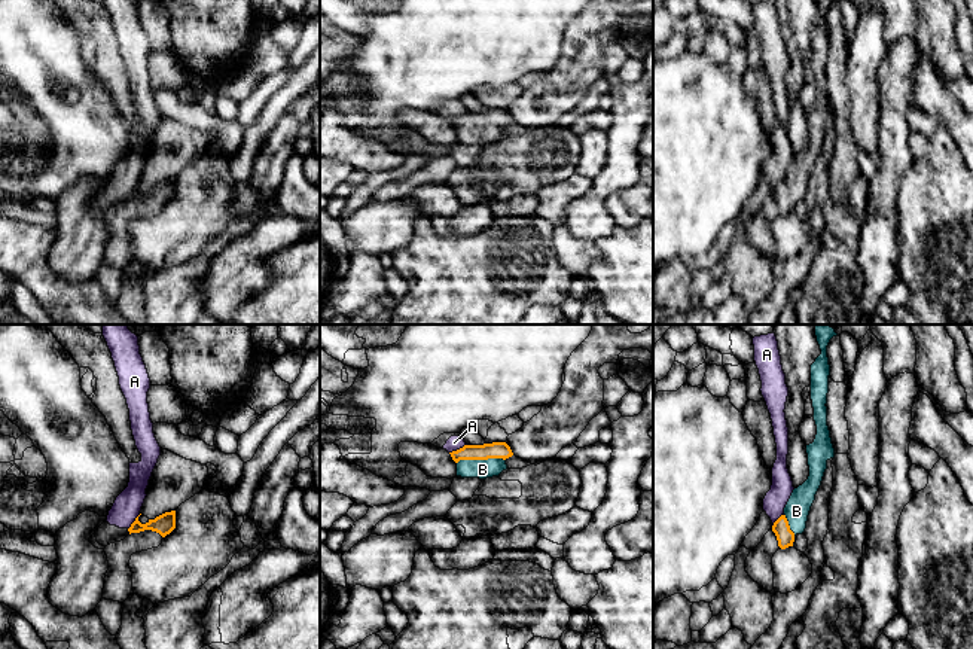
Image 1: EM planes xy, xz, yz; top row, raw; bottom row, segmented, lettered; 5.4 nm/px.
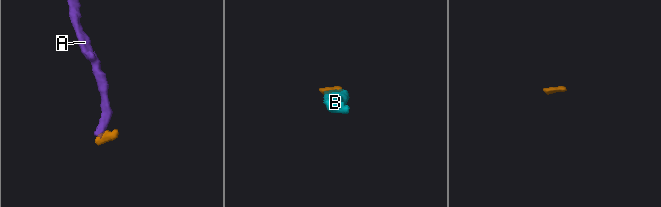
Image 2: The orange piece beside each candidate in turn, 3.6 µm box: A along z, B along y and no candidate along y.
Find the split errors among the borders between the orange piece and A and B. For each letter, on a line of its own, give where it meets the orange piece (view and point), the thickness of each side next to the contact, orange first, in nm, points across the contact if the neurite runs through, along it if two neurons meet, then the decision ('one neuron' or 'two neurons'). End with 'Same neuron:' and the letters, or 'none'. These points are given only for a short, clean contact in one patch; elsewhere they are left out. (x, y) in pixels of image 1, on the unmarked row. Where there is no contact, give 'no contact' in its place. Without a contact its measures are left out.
A: meets orange in xz at (457, 116); 100 nm thick on the orange side, 80 nm on the other; border along xz (466, 110), (450, 119); two neurons
B: meets orange in xz at (481, 125); 100 nm thick on the orange side, 110 nm on the other; runs through xz (497, 116), (488, 125), (481, 125), (482, 136); one neuron
Same neuron: B

